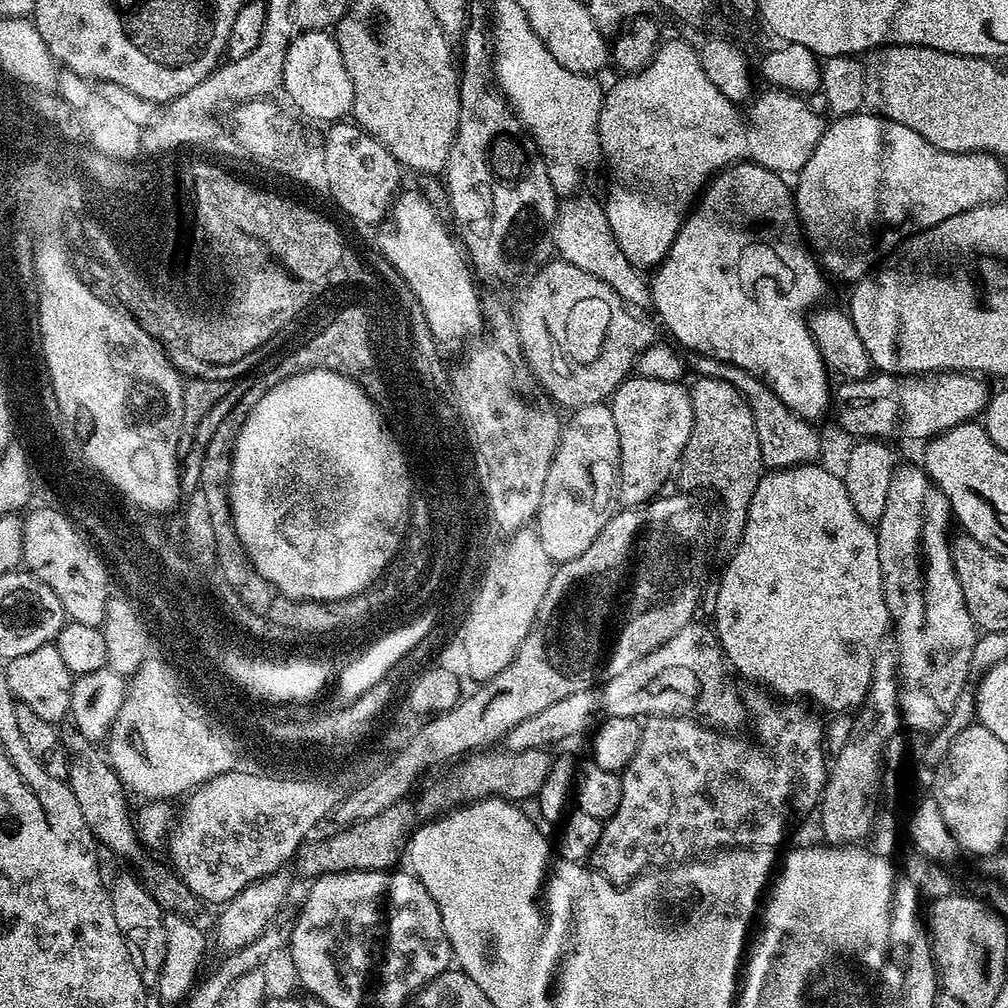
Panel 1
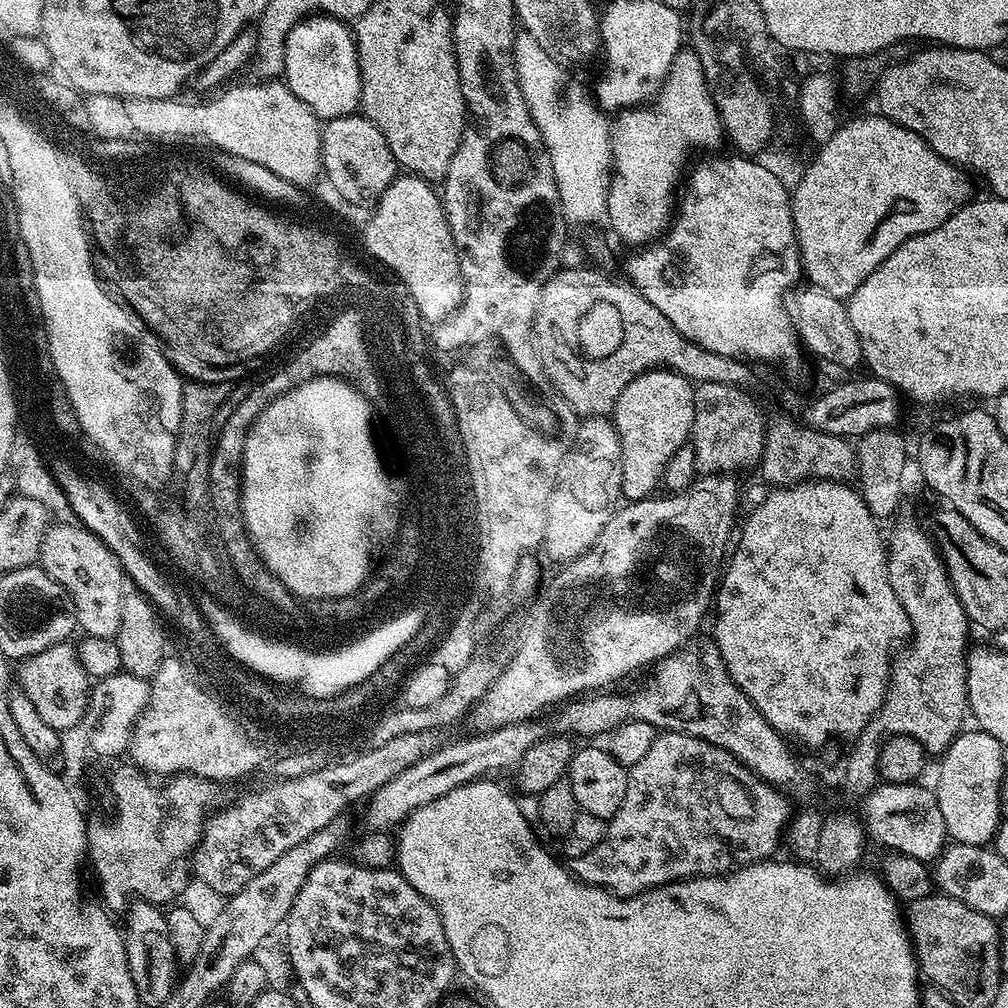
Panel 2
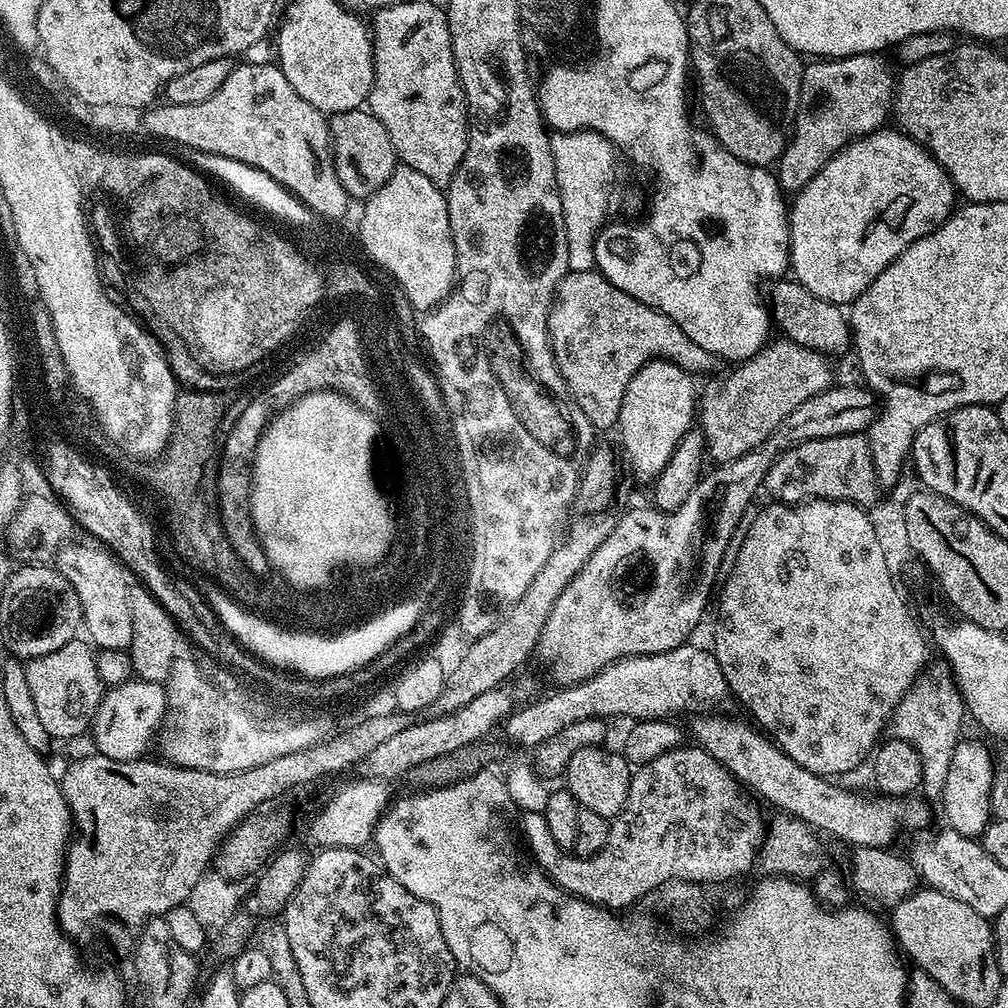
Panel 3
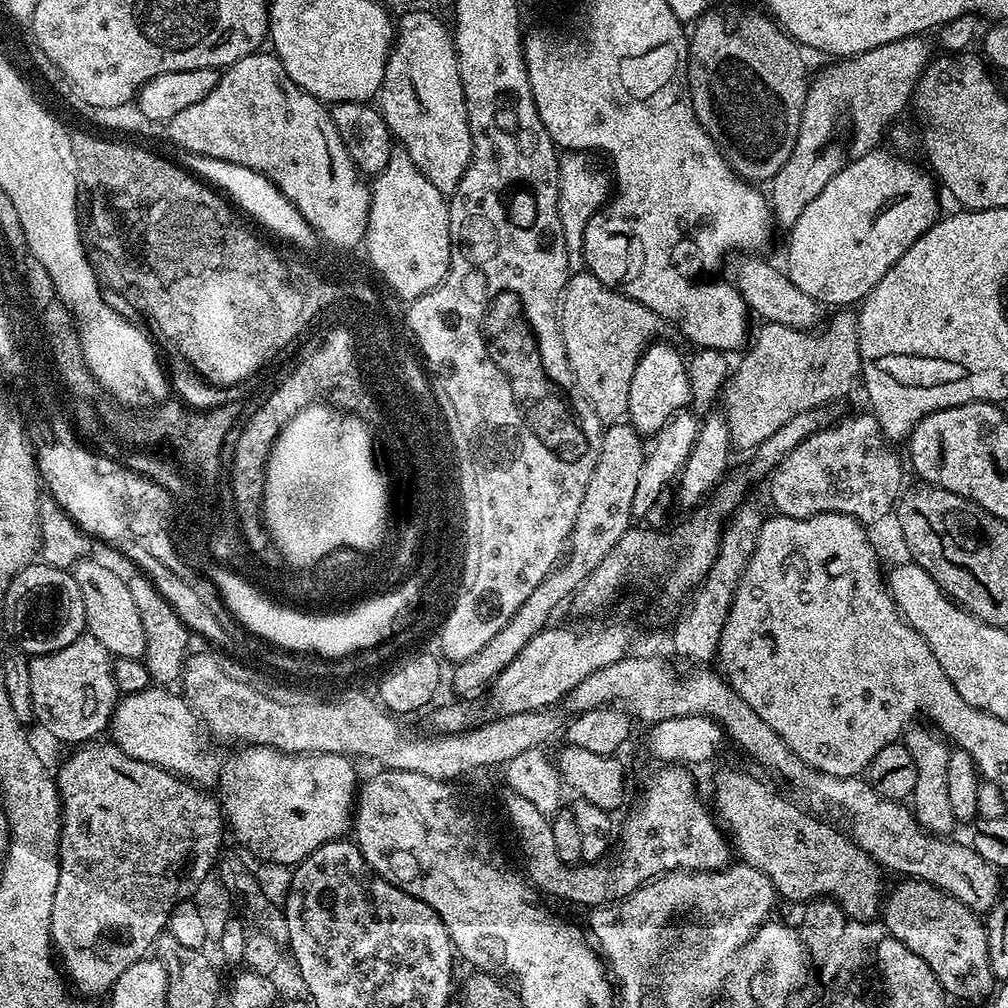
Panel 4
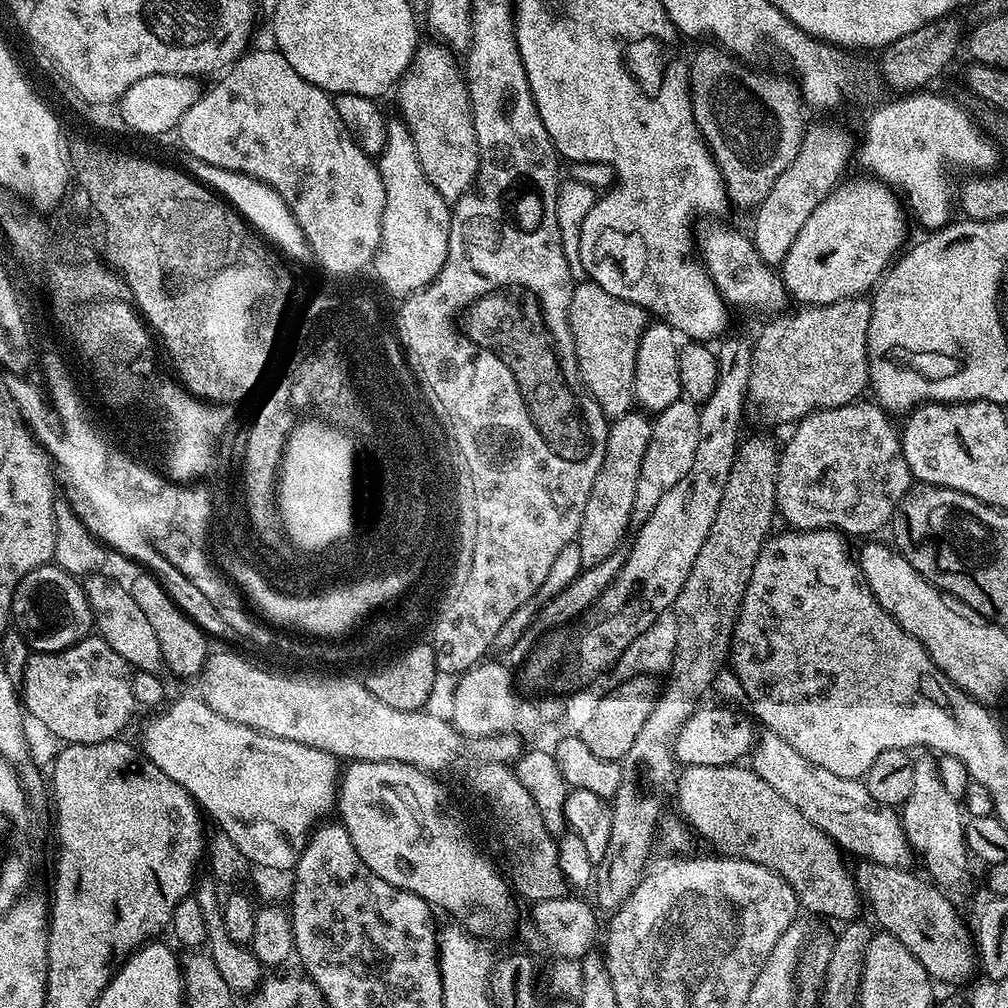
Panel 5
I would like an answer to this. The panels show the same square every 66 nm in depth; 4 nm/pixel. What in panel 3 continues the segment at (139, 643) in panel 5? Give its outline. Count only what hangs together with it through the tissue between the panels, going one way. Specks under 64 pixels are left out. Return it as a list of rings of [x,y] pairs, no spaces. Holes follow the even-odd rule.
[[[69,542],[60,549],[60,553],[54,561],[54,567],[57,572],[68,579],[70,586],[74,586],[74,590],[78,594],[80,609],[84,615],[82,624],[86,632],[88,628],[89,634],[87,633],[87,635],[90,637],[91,643],[100,650],[122,651],[131,649],[134,622],[130,619],[130,576],[125,565],[112,552],[103,547],[95,546],[96,548],[91,548],[88,544],[76,543]]]

